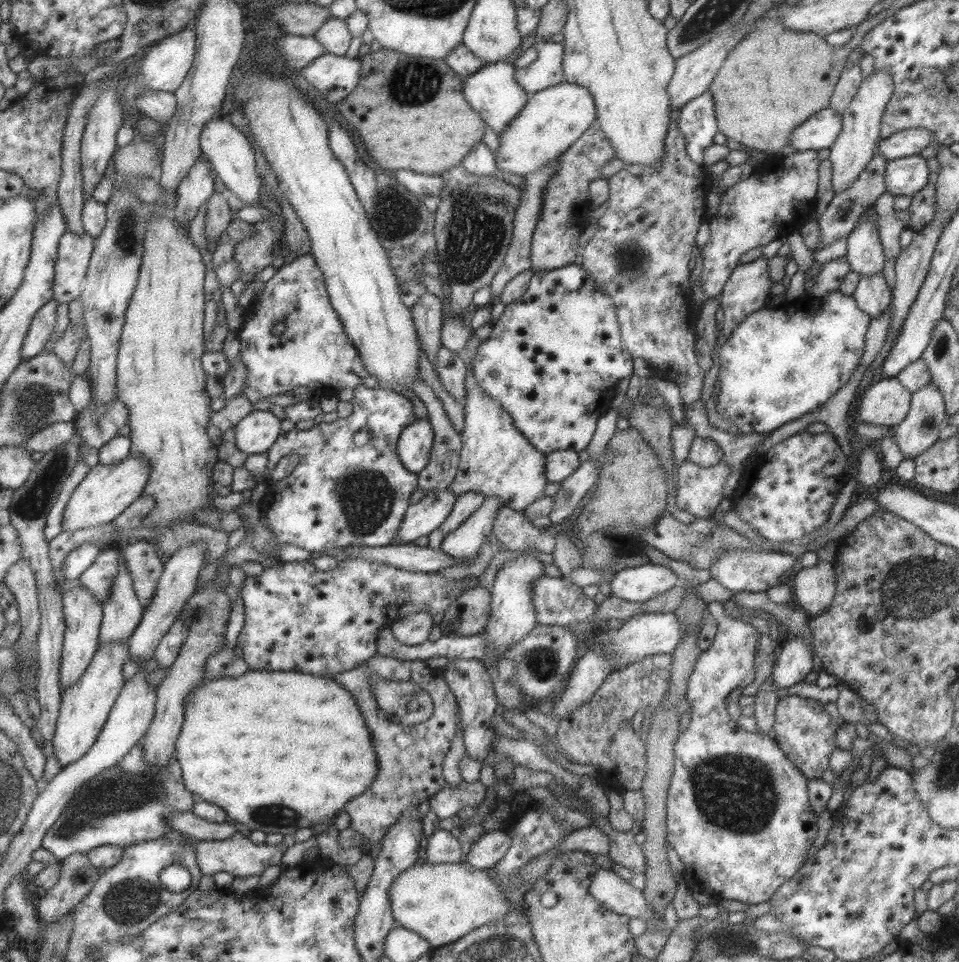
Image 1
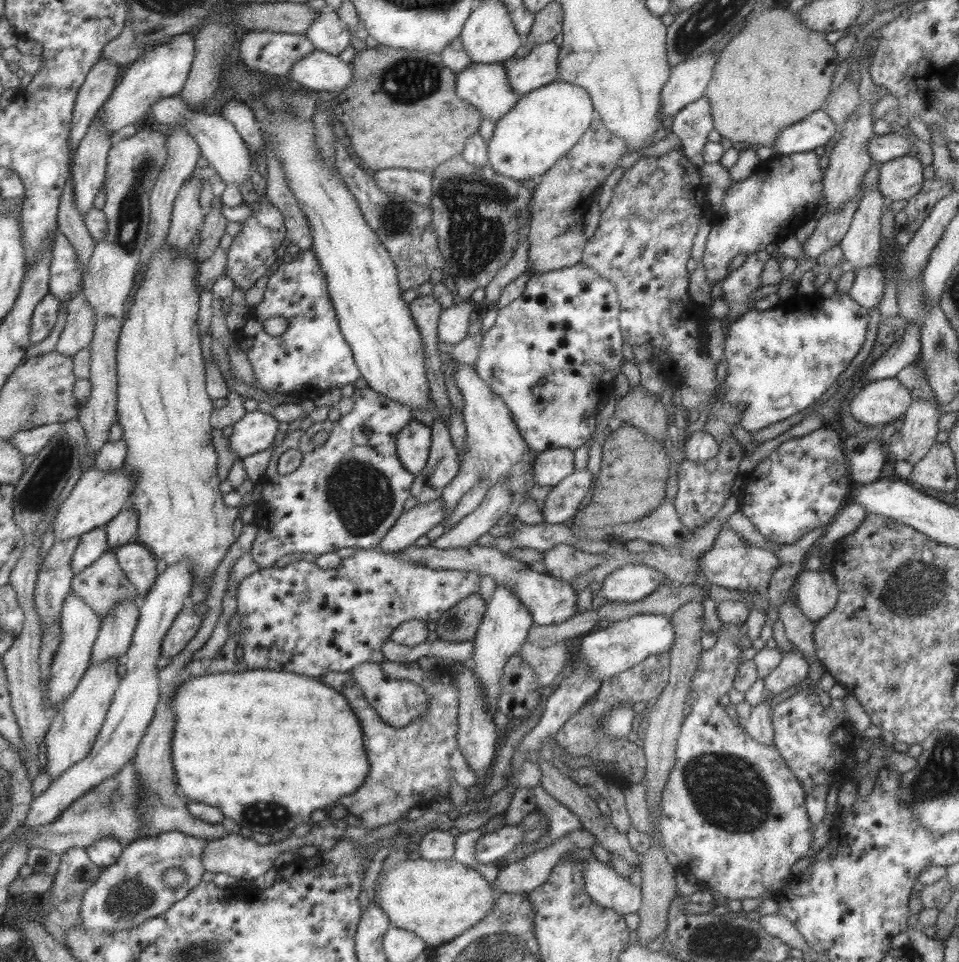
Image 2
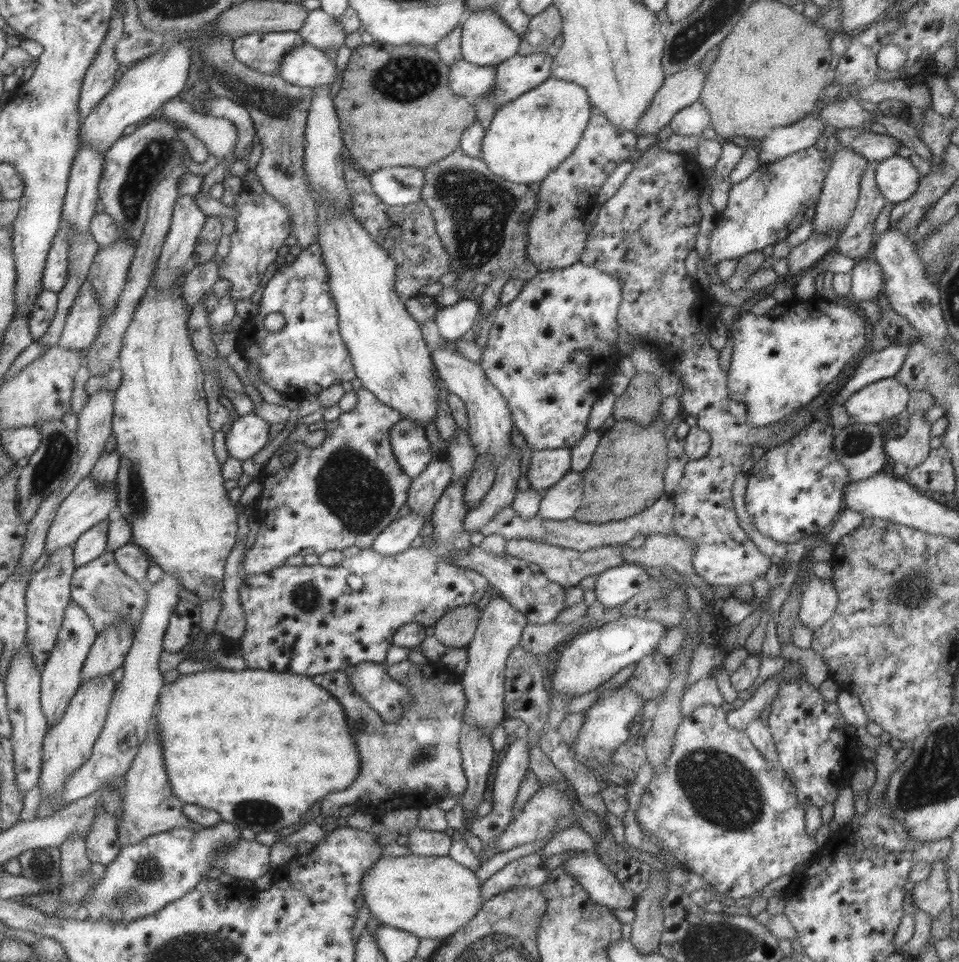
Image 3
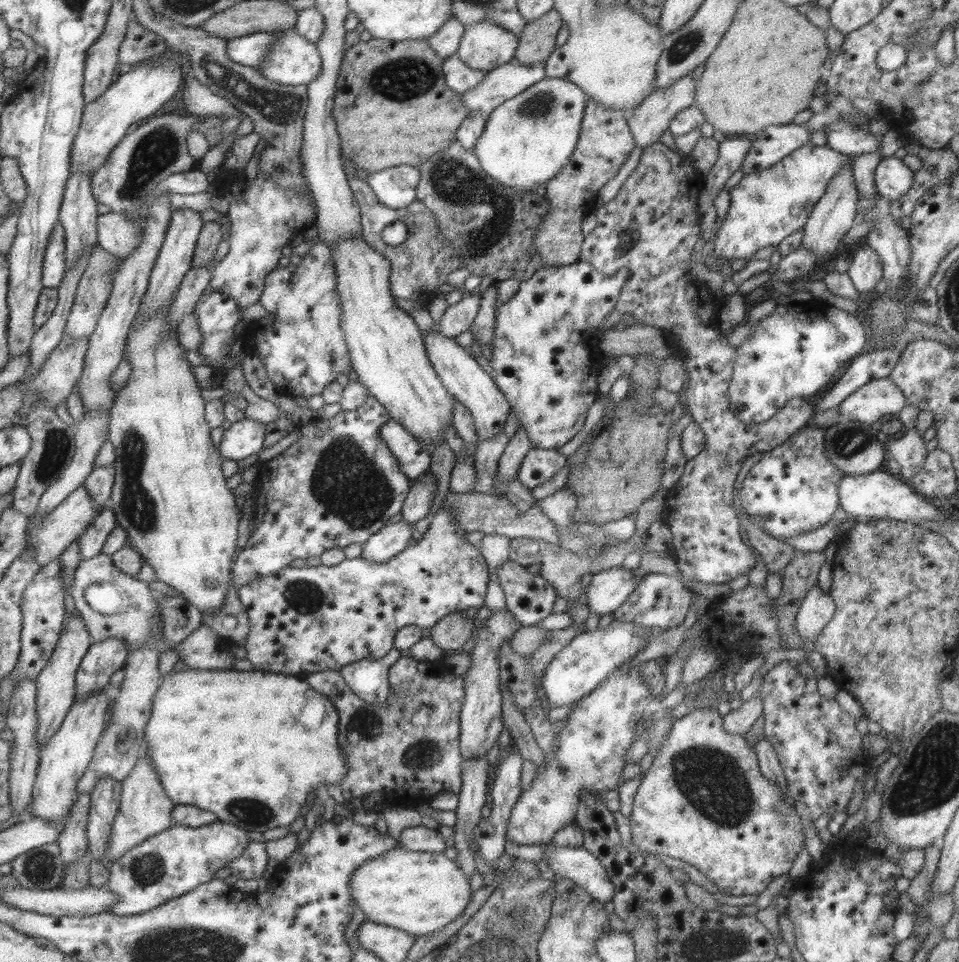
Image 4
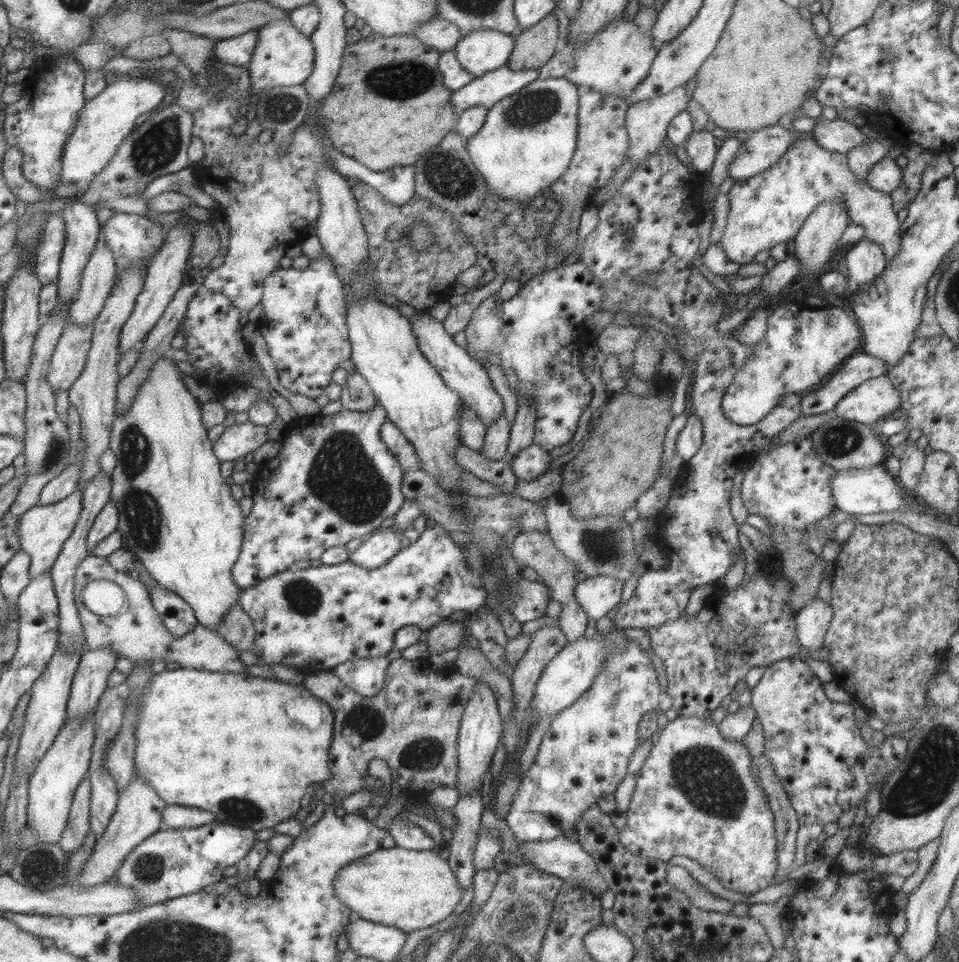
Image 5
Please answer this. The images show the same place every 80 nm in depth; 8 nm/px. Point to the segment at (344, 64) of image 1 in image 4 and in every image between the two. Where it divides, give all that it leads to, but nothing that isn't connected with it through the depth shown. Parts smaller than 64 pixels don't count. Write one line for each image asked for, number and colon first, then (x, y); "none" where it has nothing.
2: (318, 71)
3: (305, 66)
4: (292, 60)

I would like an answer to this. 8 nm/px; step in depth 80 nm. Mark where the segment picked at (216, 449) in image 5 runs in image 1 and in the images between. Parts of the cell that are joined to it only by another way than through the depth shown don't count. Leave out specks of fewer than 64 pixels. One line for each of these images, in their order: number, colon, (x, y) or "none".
1: (256, 432)
2: (253, 432)
3: (247, 434)
4: (243, 439)

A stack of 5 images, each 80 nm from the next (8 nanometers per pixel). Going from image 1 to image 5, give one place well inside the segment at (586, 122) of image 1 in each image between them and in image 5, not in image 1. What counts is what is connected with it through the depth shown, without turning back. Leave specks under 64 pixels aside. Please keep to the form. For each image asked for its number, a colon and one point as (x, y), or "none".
2: (543, 125)
3: (528, 137)
4: (526, 141)
5: (527, 140)

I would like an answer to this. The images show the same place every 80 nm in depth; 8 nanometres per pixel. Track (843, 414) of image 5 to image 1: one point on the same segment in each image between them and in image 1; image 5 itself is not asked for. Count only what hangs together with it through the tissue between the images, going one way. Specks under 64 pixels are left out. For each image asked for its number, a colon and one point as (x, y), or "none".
1: (884, 403)
2: (880, 401)
3: (882, 399)
4: (870, 401)

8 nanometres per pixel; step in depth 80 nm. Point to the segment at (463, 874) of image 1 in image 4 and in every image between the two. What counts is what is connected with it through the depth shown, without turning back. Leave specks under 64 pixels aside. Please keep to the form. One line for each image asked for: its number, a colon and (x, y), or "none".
2: (436, 900)
3: (430, 897)
4: (417, 892)

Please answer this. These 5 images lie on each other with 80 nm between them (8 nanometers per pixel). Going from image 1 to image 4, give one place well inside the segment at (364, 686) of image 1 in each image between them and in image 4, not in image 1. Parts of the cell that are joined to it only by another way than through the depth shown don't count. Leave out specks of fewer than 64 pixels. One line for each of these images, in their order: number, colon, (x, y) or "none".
2: (408, 766)
3: (412, 762)
4: (407, 749)

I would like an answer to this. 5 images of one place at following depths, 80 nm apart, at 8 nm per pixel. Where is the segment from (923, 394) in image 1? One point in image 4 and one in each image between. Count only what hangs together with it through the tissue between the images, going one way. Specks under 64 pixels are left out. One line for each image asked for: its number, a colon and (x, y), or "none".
2: (915, 437)
3: (911, 448)
4: (908, 450)

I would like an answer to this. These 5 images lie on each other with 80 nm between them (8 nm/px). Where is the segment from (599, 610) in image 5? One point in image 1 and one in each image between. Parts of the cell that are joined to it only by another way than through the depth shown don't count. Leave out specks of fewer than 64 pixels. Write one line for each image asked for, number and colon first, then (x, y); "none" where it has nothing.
1: (638, 584)
2: (630, 583)
3: (613, 587)
4: (608, 589)

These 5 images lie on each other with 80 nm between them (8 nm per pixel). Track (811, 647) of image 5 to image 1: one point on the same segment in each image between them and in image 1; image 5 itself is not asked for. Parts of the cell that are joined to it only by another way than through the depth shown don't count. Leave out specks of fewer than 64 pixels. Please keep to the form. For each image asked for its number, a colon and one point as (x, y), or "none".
1: (813, 588)
2: (815, 592)
3: (819, 599)
4: (817, 608)

